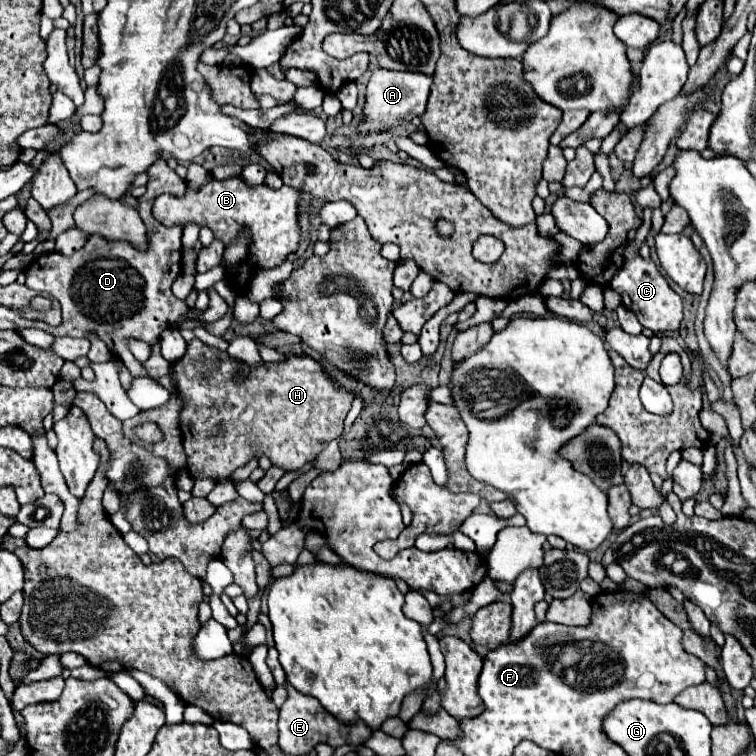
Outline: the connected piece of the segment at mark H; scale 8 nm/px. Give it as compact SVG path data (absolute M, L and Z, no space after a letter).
M193 340L189 346L187 346L187 352L181 360L177 360L173 366L171 366L171 378L173 378L173 384L177 388L177 392L181 396L185 396L187 400L187 406L183 408L181 412L181 422L179 422L179 428L181 428L181 434L183 434L183 448L185 448L185 454L187 454L187 472L193 476L193 478L211 478L215 482L221 482L221 480L227 480L237 468L241 468L243 464L247 464L255 454L259 456L269 456L271 462L275 466L283 466L287 472L293 472L293 470L299 470L303 468L307 462L311 462L319 452L325 450L325 446L337 438L341 432L343 432L343 420L347 416L347 412L351 410L351 404L353 404L353 394L339 386L337 382L333 382L325 372L323 372L323 366L309 358L309 356L299 356L299 358L287 358L287 362L283 362L283 366L275 366L275 364L261 364L259 368L251 368L251 374L249 378L243 382L243 384L235 384L233 382L233 376L237 372L237 362L239 360L233 360L227 356L227 352L221 352L221 350L215 350L215 348L209 348L207 344L199 342L199 340Z

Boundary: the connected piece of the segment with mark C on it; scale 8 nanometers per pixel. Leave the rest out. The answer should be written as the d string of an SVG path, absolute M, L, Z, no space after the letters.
M635 256L633 260L627 260L623 268L615 274L611 280L611 288L623 296L623 306L631 310L637 320L649 328L651 332L675 332L679 330L679 322L683 318L683 302L675 290L667 284L667 280L661 276L659 268L651 258Z

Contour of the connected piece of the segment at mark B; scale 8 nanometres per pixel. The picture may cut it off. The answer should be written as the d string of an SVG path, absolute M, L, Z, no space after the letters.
M243 176L227 178L227 180L209 180L199 190L187 188L183 196L161 194L155 198L153 216L163 226L181 226L197 224L207 226L217 240L229 246L245 228L249 228L249 250L247 256L233 268L225 270L225 282L233 290L245 290L259 268L275 268L287 260L289 254L297 252L301 240L299 228L299 196L301 190L291 186L269 188L265 184L249 186Z

